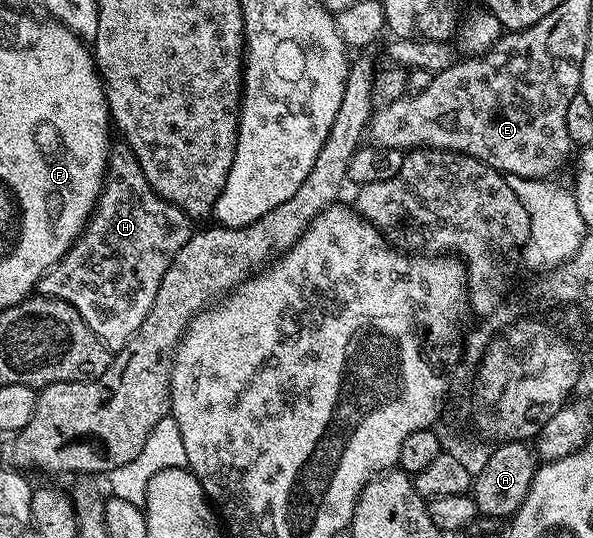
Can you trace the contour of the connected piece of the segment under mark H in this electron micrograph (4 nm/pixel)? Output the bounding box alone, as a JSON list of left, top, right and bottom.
[37,141,192,352]

